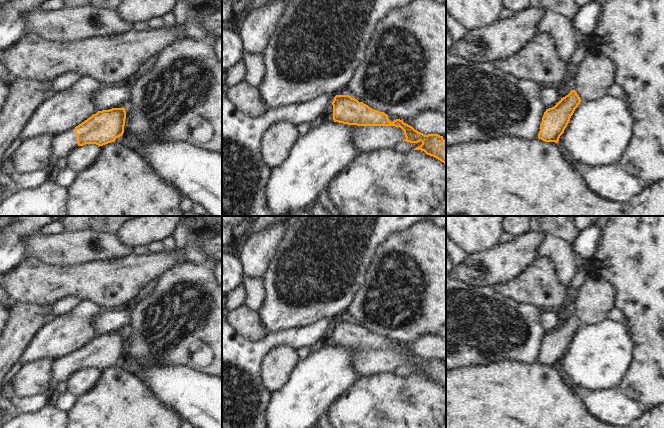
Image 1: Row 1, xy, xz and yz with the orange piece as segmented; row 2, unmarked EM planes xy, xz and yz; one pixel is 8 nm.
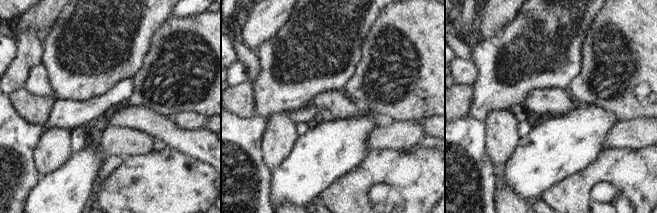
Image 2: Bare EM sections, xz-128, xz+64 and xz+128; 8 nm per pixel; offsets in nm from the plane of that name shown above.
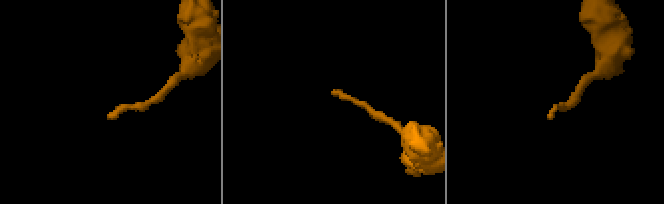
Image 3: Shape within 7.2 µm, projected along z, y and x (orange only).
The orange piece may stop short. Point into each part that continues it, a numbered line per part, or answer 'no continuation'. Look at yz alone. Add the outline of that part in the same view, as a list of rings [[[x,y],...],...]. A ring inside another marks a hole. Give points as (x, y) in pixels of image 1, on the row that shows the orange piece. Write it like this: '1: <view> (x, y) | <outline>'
no continuation

